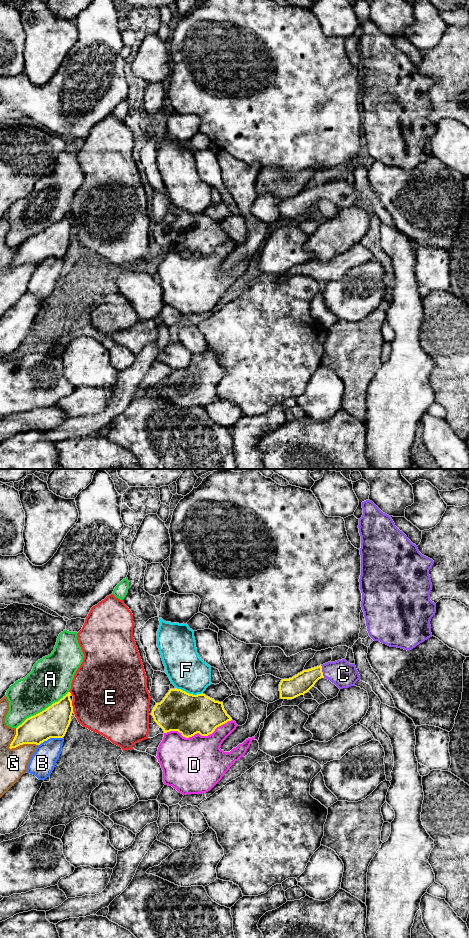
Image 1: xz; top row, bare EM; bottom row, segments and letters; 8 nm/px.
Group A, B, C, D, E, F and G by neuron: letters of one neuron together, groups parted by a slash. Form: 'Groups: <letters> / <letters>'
Groups: A / B / C / D / E / F / G

